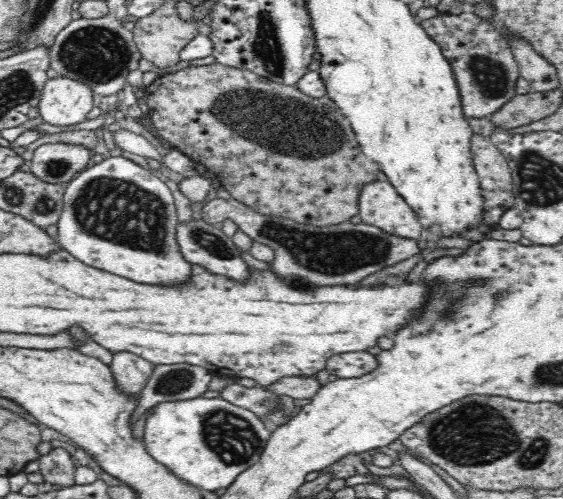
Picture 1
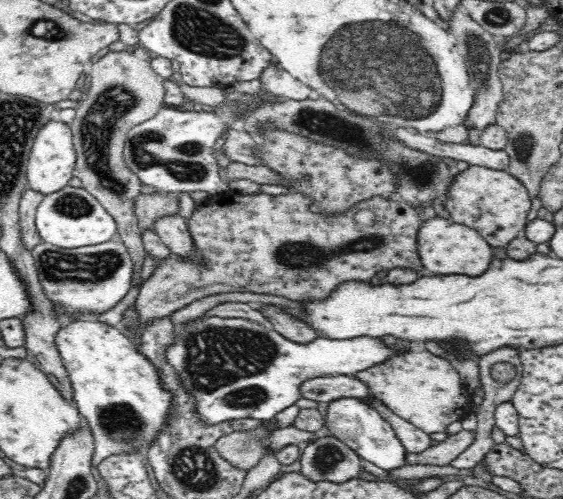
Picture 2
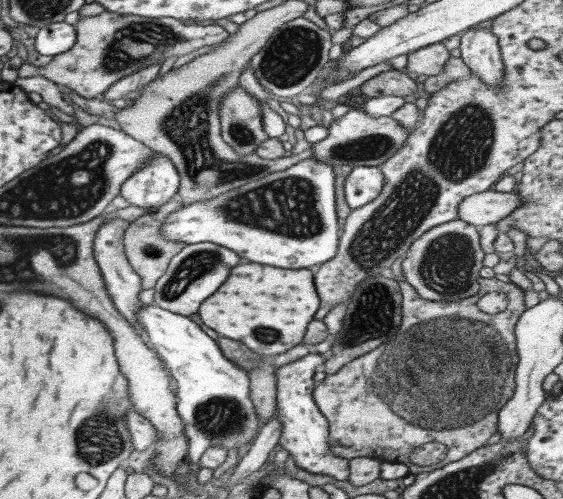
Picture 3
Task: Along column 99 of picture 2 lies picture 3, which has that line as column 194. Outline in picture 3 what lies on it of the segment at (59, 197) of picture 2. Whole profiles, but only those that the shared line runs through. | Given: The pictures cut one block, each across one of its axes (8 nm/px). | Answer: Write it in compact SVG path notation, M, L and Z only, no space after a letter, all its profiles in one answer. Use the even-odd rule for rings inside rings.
M309 157L215 197L182 205L163 219L161 236L183 245L210 242L275 268L321 265L335 255L341 230L335 214L334 166Z

